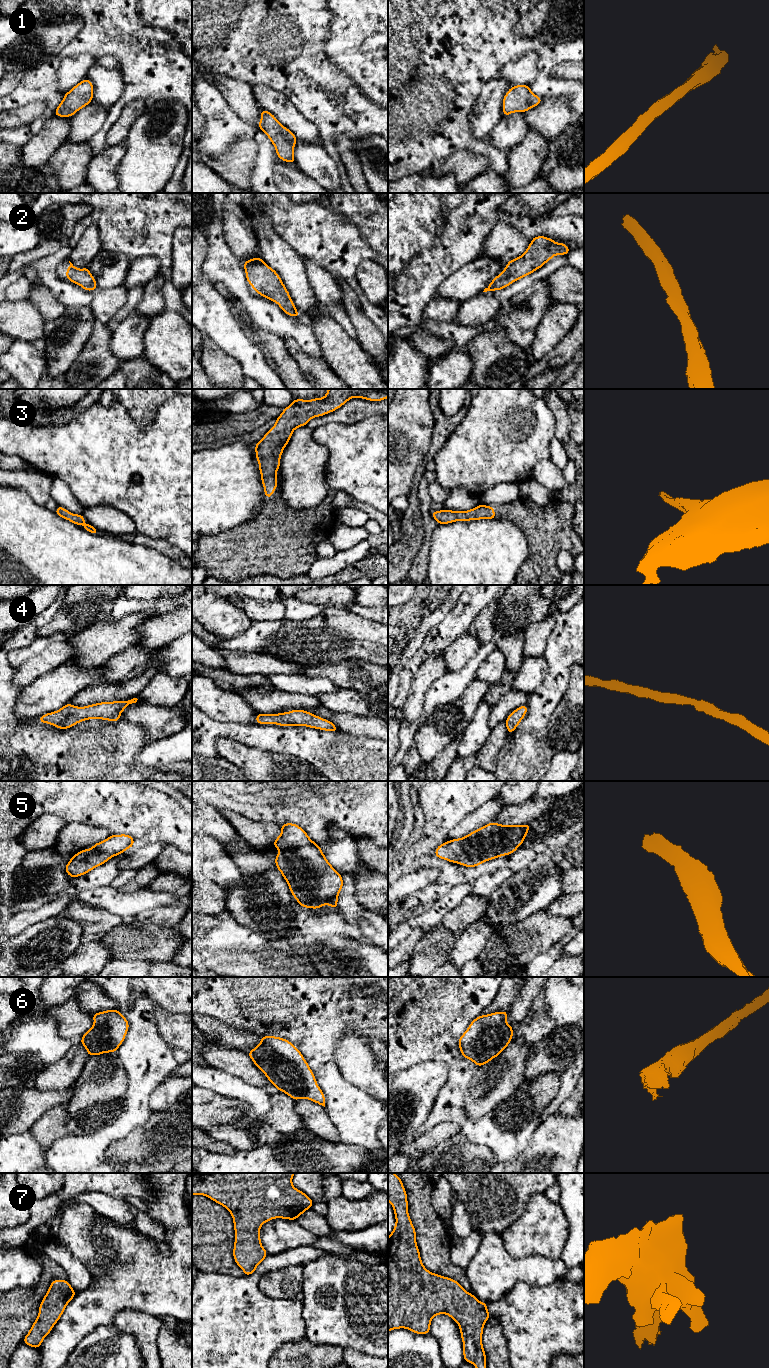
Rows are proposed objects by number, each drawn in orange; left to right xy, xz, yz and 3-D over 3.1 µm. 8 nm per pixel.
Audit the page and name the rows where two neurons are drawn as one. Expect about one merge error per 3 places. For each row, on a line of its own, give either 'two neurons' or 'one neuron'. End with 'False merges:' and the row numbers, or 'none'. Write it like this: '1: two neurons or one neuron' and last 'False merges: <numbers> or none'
1: one neuron
2: one neuron
3: one neuron
4: one neuron
5: one neuron
6: one neuron
7: one neuron
False merges: none

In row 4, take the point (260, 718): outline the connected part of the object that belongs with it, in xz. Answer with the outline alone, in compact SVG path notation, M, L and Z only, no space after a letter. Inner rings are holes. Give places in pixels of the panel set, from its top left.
M291 710L278 714L256 715L256 724L276 724L278 726L306 726L324 731L338 731L338 728L329 720L323 719L305 710Z

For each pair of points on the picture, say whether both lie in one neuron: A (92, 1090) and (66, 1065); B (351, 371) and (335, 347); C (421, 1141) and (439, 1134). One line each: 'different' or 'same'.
A: different
B: same
C: same

